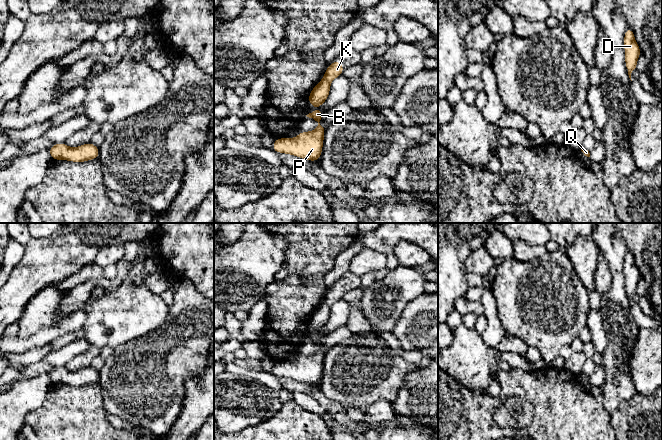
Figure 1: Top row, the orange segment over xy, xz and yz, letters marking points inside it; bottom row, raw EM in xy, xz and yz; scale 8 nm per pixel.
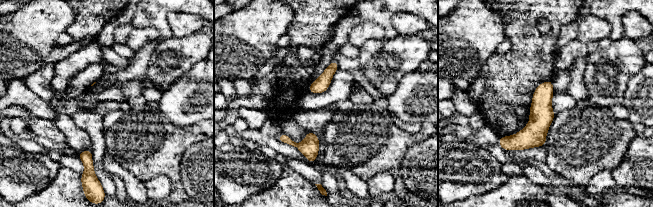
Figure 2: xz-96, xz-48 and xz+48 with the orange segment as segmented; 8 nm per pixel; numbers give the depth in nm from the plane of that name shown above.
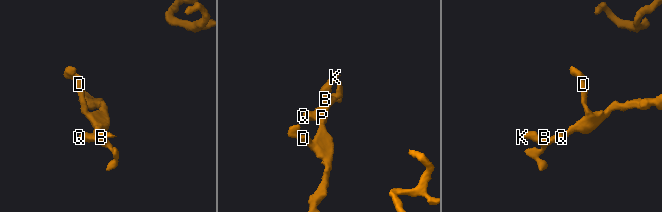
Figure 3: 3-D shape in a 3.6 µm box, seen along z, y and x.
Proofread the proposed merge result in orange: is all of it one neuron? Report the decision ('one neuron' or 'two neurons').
one neuron

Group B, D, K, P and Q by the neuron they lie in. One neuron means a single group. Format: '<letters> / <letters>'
B D K P Q

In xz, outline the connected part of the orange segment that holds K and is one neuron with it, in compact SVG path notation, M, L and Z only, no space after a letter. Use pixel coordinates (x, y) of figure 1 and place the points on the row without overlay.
M337 284L327 290L322 304L311 314L308 327L319 331L327 324L330 316L331 306L338 300L342 299L344 290Z

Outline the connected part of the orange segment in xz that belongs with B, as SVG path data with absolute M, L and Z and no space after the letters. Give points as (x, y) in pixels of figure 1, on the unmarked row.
M315 334L306 339L318 346L315 354L309 356L299 355L296 362L275 363L272 373L277 377L291 378L312 386L320 383L324 368L325 351L319 346L323 342L323 337L323 335Z

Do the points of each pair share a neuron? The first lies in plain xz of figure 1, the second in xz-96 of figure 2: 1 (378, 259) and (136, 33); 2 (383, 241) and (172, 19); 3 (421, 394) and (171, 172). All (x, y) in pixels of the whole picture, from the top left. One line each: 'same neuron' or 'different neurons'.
1: same neuron
2: different neurons
3: different neurons

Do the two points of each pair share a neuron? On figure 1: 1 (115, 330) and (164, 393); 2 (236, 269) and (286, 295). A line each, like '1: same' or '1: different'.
1: different
2: different

